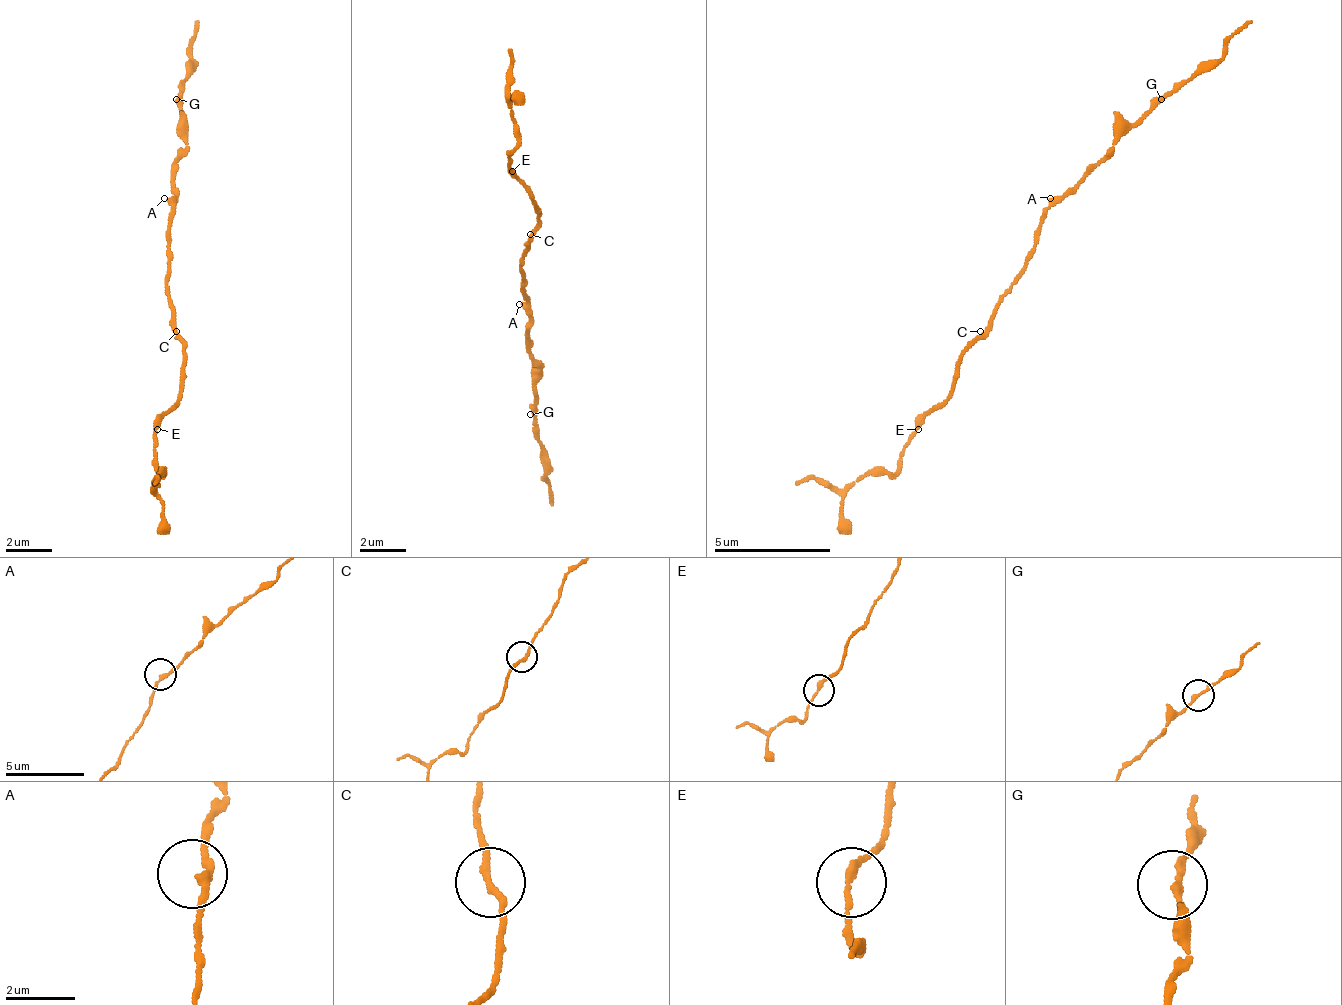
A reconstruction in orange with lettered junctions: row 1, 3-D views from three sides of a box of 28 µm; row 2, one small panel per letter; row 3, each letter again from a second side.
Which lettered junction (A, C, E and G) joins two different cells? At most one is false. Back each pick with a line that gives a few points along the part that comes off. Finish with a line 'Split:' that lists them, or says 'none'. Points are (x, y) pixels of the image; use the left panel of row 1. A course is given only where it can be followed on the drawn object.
Split: none

